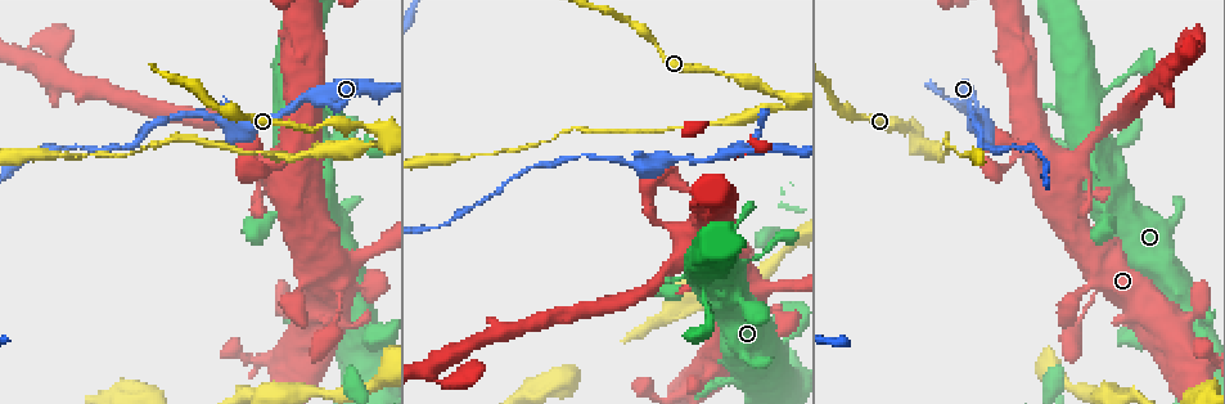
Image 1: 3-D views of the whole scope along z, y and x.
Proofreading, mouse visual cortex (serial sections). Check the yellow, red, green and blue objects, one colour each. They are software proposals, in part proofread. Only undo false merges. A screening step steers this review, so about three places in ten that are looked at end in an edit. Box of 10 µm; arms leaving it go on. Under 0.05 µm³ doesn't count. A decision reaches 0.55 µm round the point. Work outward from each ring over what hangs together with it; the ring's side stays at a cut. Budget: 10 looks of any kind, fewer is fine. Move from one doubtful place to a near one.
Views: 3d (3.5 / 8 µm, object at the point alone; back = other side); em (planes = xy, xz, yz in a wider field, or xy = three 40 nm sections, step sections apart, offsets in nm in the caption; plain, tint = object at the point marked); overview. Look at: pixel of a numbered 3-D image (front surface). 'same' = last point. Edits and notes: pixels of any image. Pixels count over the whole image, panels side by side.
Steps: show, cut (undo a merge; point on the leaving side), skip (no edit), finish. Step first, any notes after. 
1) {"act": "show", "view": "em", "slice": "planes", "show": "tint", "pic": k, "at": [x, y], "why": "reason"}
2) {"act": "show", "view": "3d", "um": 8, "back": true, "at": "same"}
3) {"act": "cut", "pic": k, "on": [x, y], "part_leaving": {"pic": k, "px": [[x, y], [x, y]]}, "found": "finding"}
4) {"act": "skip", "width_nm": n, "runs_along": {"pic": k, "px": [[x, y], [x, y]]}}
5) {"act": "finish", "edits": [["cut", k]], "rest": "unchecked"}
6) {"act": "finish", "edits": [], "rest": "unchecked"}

{"act": "show", "view": "3d", "um": 3.5, "pic": 1, "at": [1090, 92]}

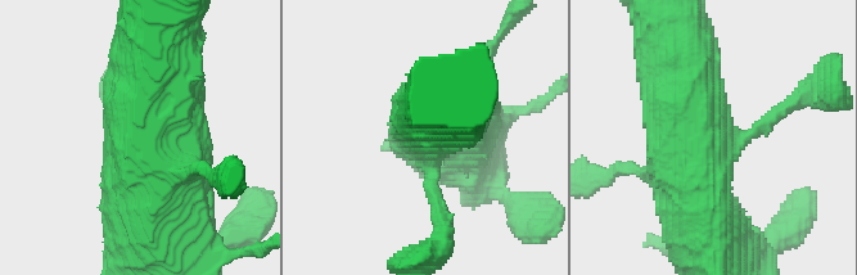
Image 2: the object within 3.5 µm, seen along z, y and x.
{"act": "show", "view": "em", "slice": "xy", "step": 2, "show": "tint", "pic": 2, "at": [711, 137]}

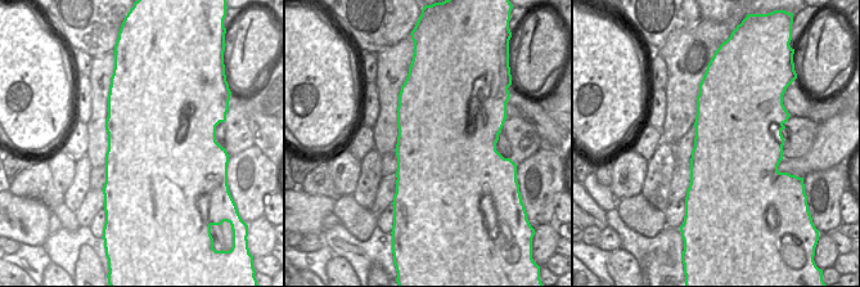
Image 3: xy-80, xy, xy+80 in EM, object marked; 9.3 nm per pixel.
{"act": "show", "view": "em", "slice": "xy", "step": 5, "show": "tint", "at": "same"}

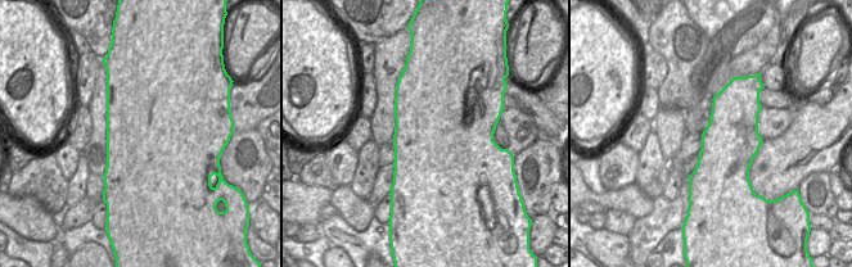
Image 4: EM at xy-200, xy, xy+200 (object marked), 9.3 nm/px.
{"act": "skip", "runs_along": {"pic": 2, "px": [[709, 244], [686, 166], [680, 79]]}, "found": "all the same cell"}

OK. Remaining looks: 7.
{"act": "show", "view": "3d", "um": 3.5, "pic": 1, "at": [1075, 166], "why": "abrupt turn"}

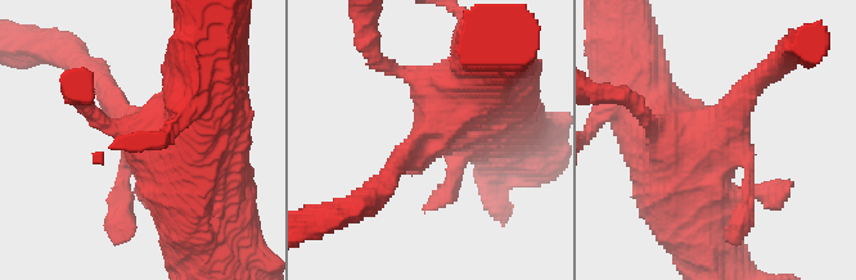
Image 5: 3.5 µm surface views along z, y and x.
{"act": "show", "view": "em", "slice": "planes", "show": "tint", "pic": 5, "at": [712, 143], "why": "shape alone is not enough"}

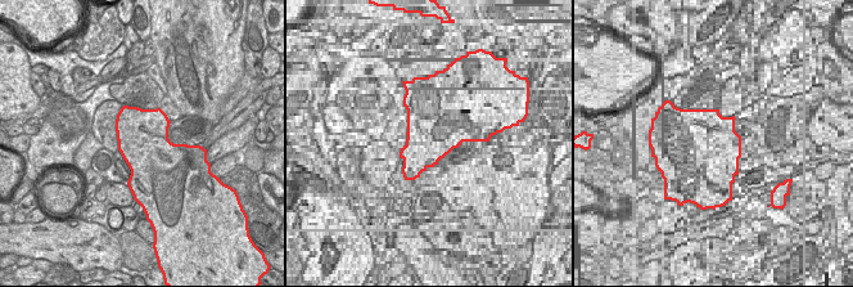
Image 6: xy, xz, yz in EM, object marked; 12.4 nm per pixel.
{"act": "skip", "runs_along": {"pic": 5, "px": [[203, 233], [179, 177], [112, 103]]}, "found": "one cell here"}

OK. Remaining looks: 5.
{"act": "show", "view": "3d", "um": 3.5, "pic": 1, "at": [368, 143]}

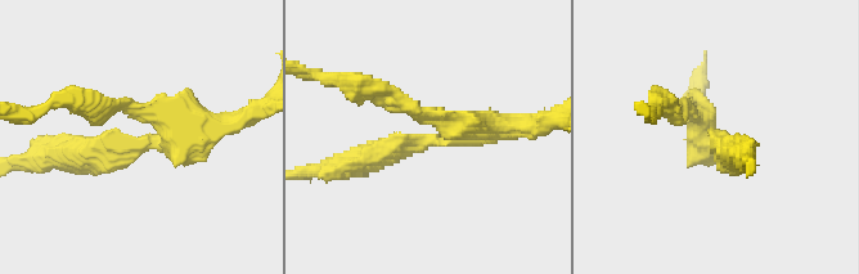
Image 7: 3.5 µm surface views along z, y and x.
{"act": "show", "view": "em", "slice": "xy", "step": 2, "show": "tint", "pic": 7, "at": [717, 138], "arm_widths_nm": [100, 300]}

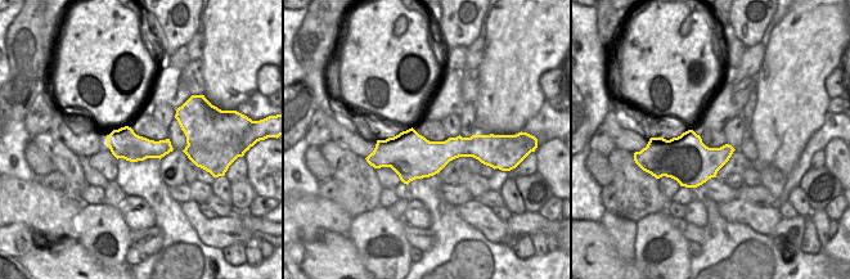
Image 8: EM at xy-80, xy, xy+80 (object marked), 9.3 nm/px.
{"act": "cut", "pic": 7, "on": [404, 139], "part_leaving": {"pic": 7, "px": [[449, 142], [418, 142], [331, 169]]}, "found": "two cells meet here"}

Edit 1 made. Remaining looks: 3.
{"act": "show", "view": "3d", "um": 3.5, "pic": 1, "at": [978, 111], "why": "a narrow waist"}

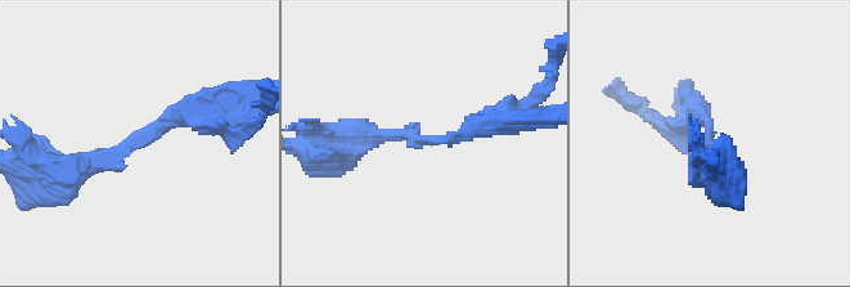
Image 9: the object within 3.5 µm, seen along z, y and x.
{"act": "show", "view": "em", "slice": "xy", "step": 3, "show": "tint", "pic": 9, "at": [411, 138]}

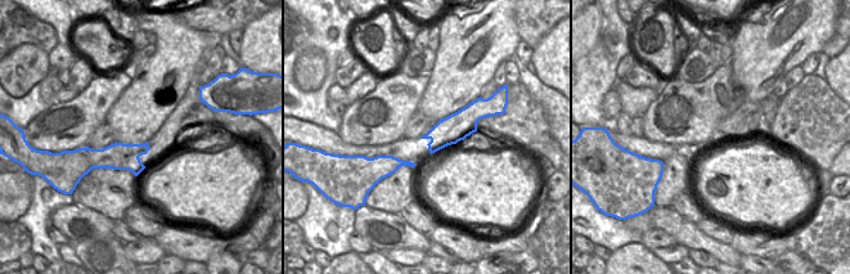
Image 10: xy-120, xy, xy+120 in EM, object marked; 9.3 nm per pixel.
{"act": "cut", "pic": 9, "on": [64, 188], "arm_widths_nm": [200, 300], "part_leaving": {"pic": 9, "px": [[100, 157], [64, 174], [30, 166]]}, "found": "two cells meet here"}

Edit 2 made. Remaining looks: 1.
{"act": "finish", "edits": [["cut", 7], ["cut", 9]], "rest": "unchecked"}

